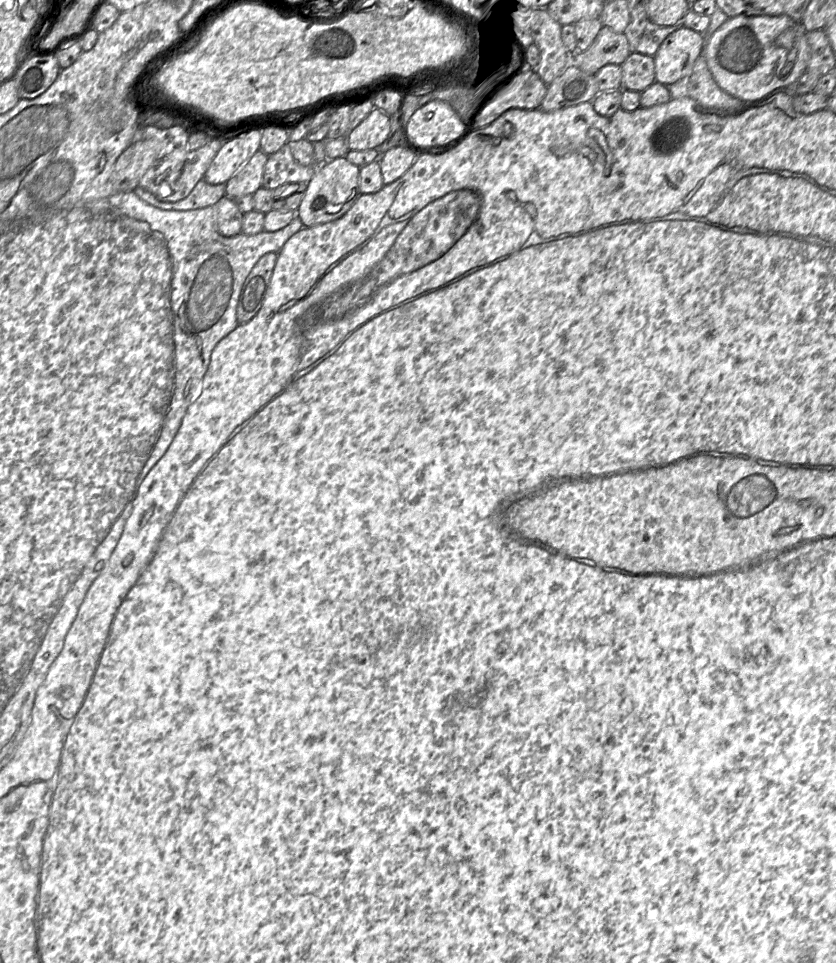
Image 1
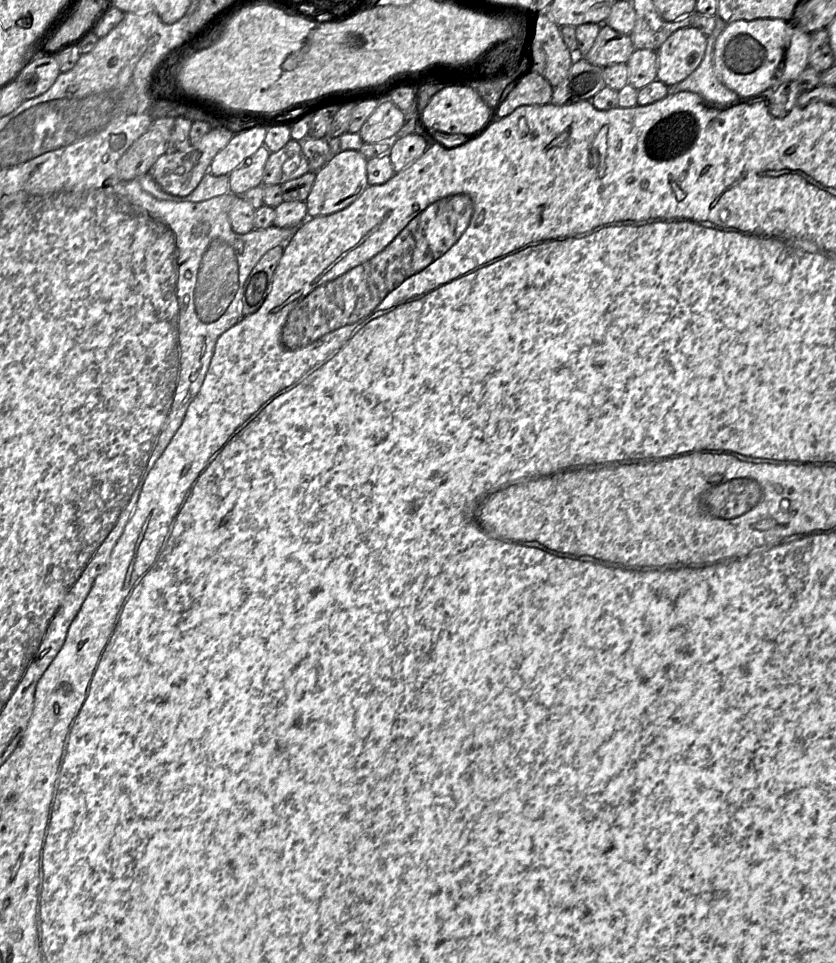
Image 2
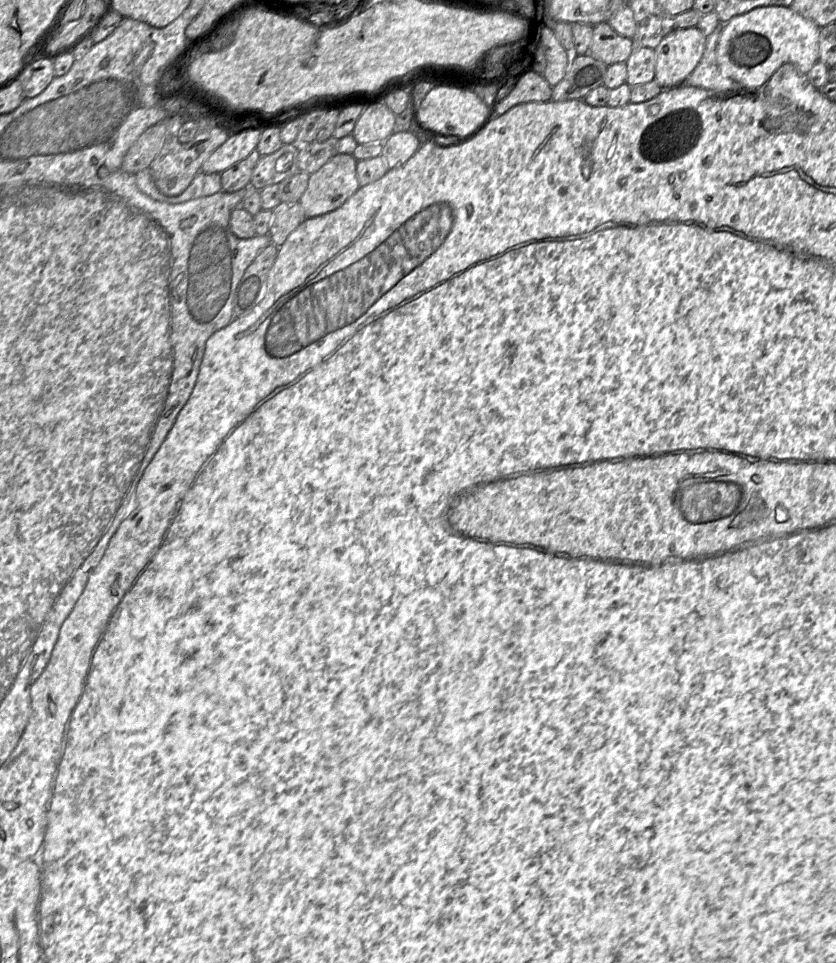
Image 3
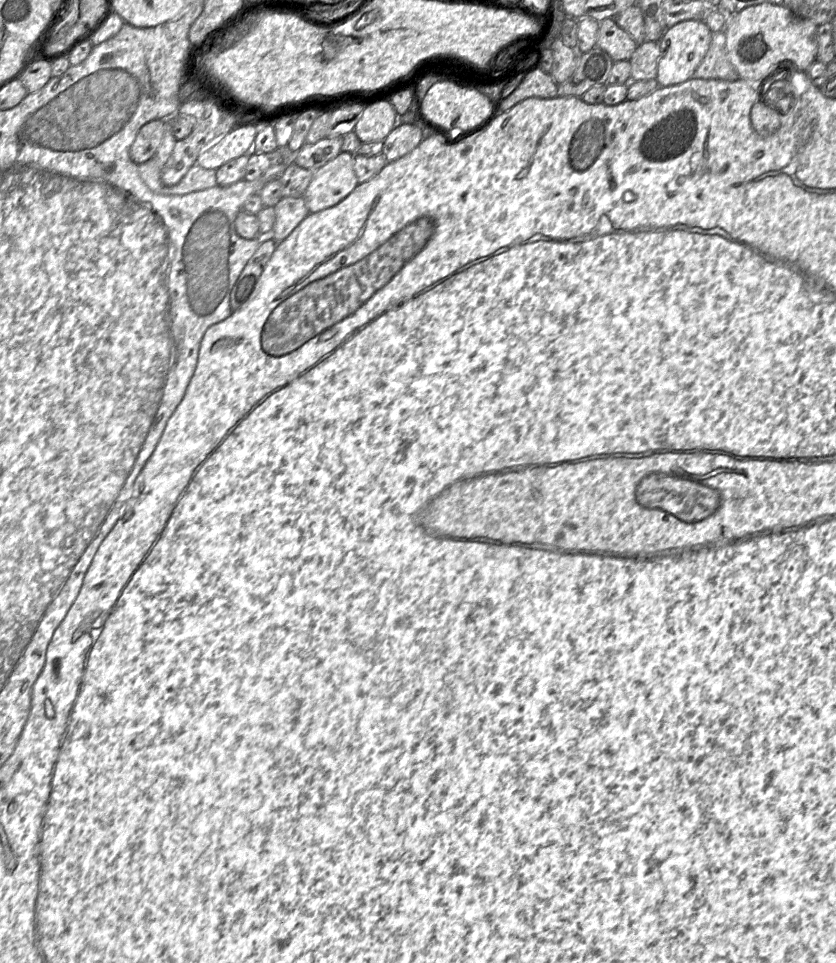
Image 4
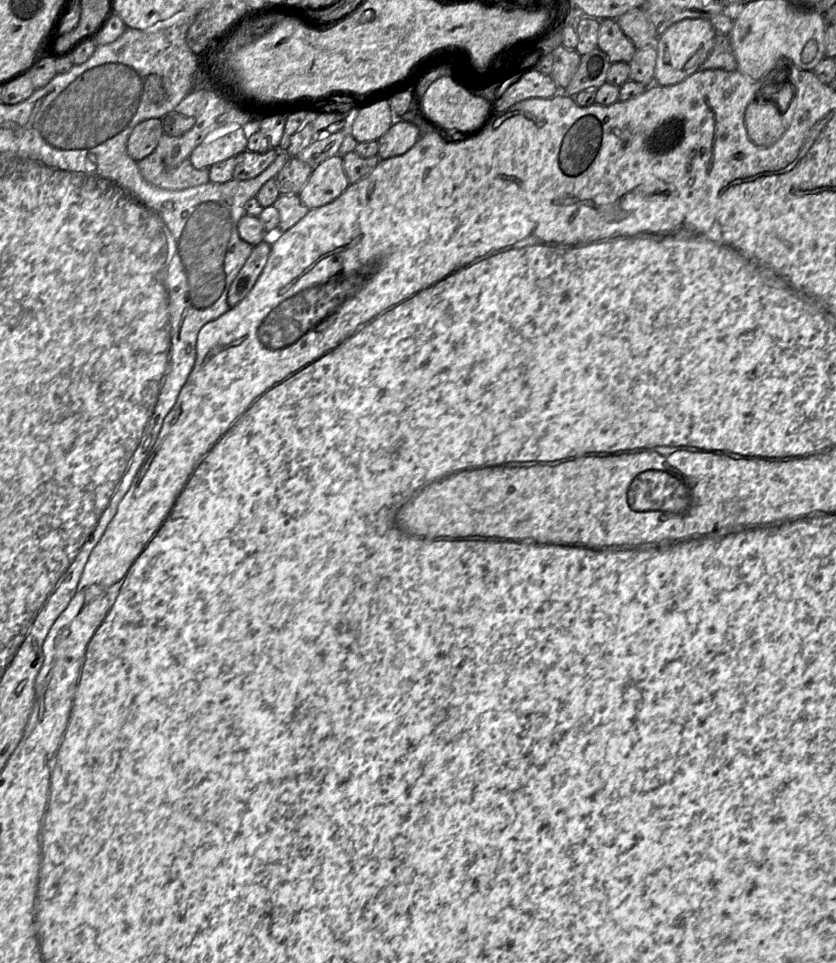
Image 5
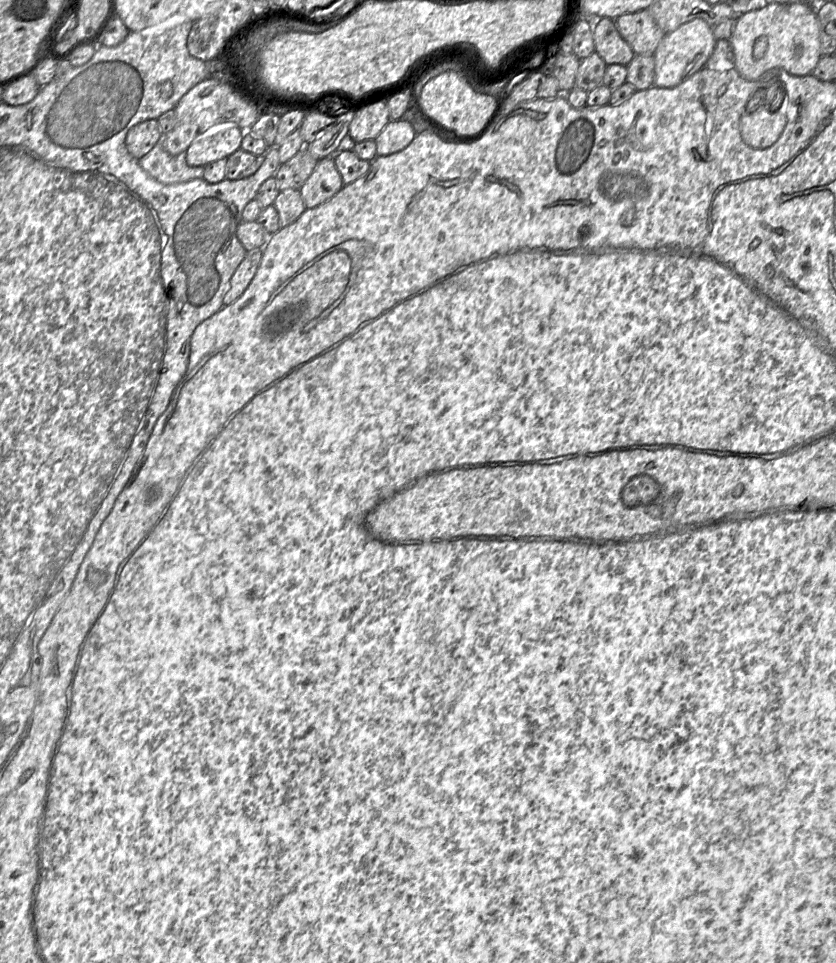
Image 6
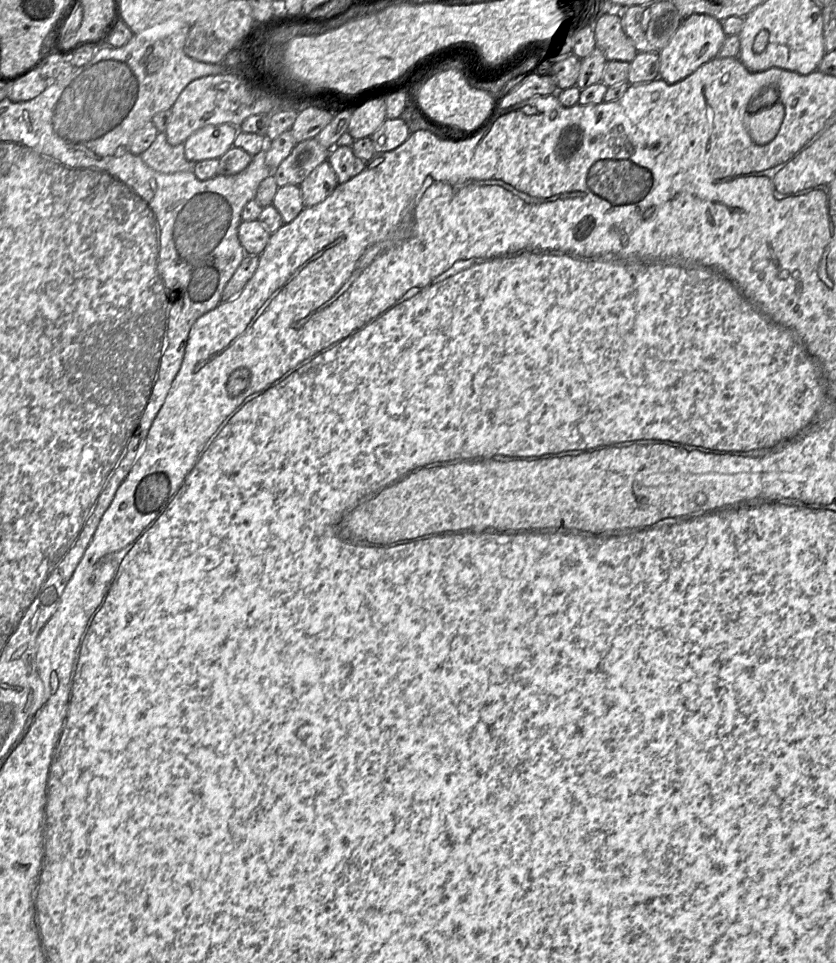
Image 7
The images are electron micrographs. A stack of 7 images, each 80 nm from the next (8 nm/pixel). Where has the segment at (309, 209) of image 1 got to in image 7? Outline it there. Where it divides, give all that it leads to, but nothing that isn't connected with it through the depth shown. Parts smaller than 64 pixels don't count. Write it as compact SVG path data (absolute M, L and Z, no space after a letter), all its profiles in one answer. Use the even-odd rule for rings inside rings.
M328 161L316 167L301 183L300 190L305 207L312 207L329 197L339 181Z

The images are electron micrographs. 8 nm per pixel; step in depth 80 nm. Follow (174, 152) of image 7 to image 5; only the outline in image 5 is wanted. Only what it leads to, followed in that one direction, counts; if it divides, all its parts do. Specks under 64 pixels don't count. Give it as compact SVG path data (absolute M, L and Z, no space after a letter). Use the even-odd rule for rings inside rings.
M156 151L138 161L138 167L147 182L166 190L184 190L210 182L208 167L197 169L192 165L190 159L188 158L176 168L169 169L166 167L162 158Z

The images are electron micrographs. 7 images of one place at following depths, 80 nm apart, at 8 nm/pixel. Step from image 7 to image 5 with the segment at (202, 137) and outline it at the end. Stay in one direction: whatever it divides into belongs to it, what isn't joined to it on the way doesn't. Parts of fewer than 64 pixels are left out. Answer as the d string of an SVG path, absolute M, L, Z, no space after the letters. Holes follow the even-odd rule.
M229 125L221 128L229 128L229 132L213 141L203 141L189 156L195 168L209 168L215 163L236 157L247 150L248 138L241 125Z

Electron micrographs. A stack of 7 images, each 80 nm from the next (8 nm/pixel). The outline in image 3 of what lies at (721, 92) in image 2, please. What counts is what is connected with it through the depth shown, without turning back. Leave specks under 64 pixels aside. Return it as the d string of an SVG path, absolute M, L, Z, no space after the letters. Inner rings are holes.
M721 26L707 37L706 47L699 64L681 85L689 85L717 92L734 92L738 89L745 89L725 75L719 67L717 44L720 35Z

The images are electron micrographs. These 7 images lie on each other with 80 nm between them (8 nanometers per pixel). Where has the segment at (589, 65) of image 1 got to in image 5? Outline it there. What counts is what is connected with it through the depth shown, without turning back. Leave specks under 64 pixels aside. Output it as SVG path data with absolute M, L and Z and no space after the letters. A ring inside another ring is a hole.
M603 19L600 21L597 47L602 50L612 63L629 63L636 48L631 40L623 33L616 19Z

